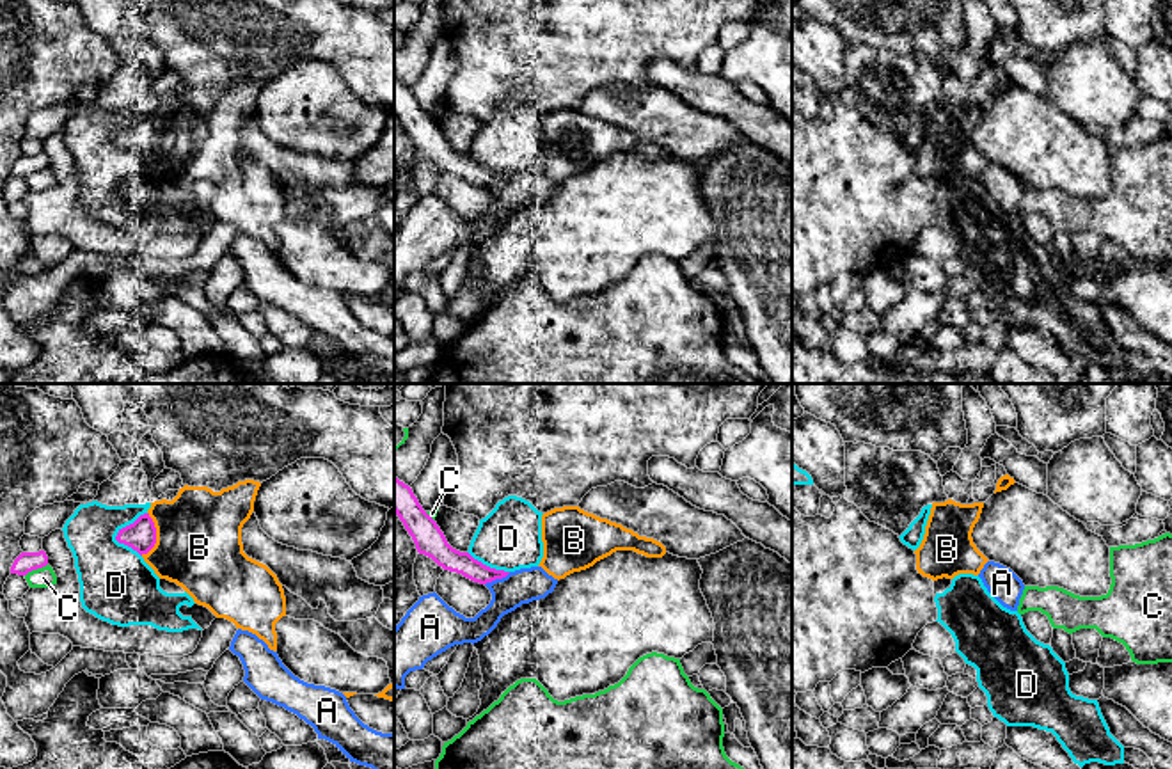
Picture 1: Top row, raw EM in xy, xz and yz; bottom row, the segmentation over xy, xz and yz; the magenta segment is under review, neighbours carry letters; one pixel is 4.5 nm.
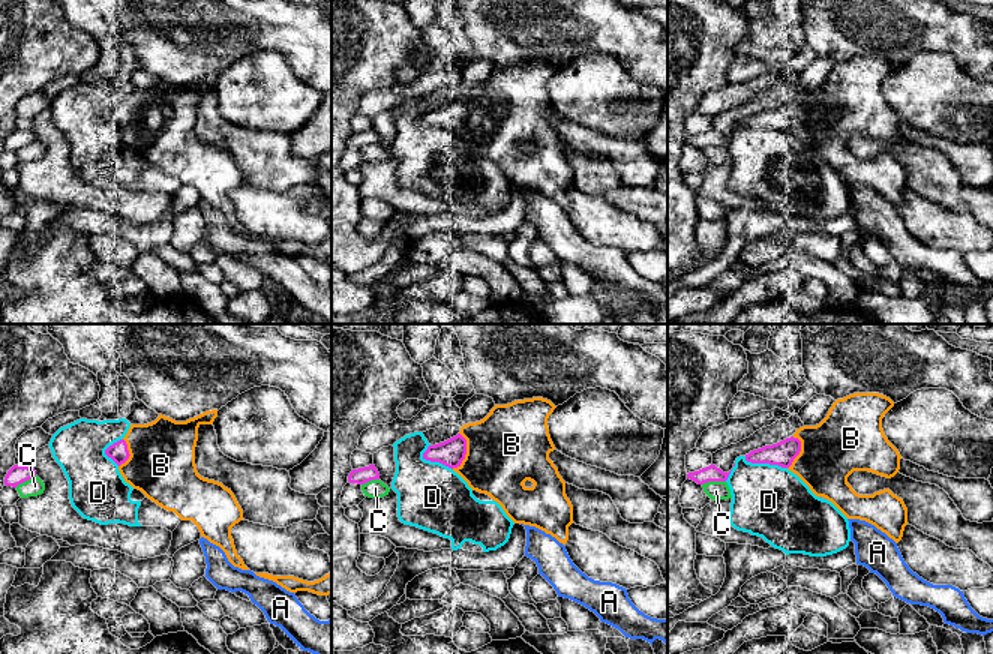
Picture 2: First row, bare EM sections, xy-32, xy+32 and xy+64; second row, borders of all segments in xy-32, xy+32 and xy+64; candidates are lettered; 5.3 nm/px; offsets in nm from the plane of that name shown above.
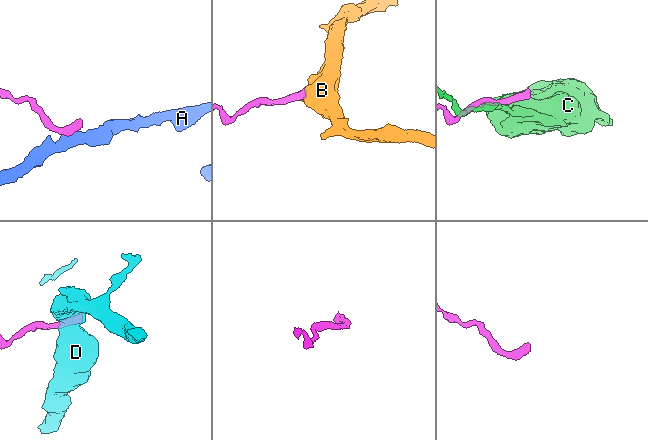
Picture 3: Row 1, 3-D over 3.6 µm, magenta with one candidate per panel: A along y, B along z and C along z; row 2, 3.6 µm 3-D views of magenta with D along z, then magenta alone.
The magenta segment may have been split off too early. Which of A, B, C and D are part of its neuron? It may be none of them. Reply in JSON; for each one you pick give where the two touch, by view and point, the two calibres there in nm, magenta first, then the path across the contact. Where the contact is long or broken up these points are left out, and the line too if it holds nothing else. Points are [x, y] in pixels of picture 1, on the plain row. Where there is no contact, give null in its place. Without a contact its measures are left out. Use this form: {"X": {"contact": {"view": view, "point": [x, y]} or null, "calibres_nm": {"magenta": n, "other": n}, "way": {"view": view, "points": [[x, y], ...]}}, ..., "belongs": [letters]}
{"B": {"contact": {"view": "xy", "point": [155, 137]}, "calibres_nm": {"magenta": 140, "other": 380}}, "belongs": ["B"]}

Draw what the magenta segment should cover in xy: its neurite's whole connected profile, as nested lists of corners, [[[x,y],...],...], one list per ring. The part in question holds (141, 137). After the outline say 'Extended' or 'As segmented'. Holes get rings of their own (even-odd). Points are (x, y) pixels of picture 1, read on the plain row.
[[[238,83],[213,94],[208,89],[179,91],[172,103],[151,105],[133,126],[119,131],[115,142],[137,153],[160,181],[181,188],[195,206],[249,233],[277,252],[275,226],[286,218],[286,199],[277,178],[243,155],[242,130],[254,114],[261,85]]]. Extended

